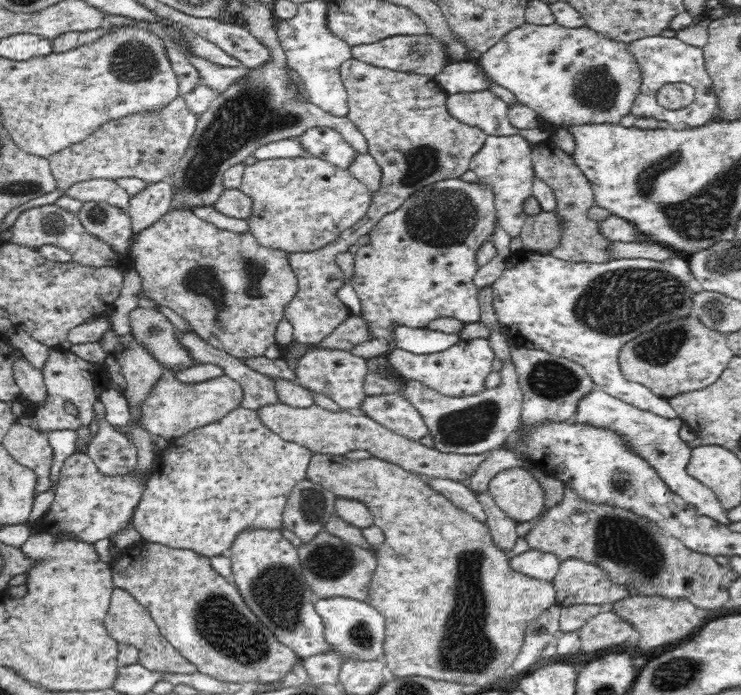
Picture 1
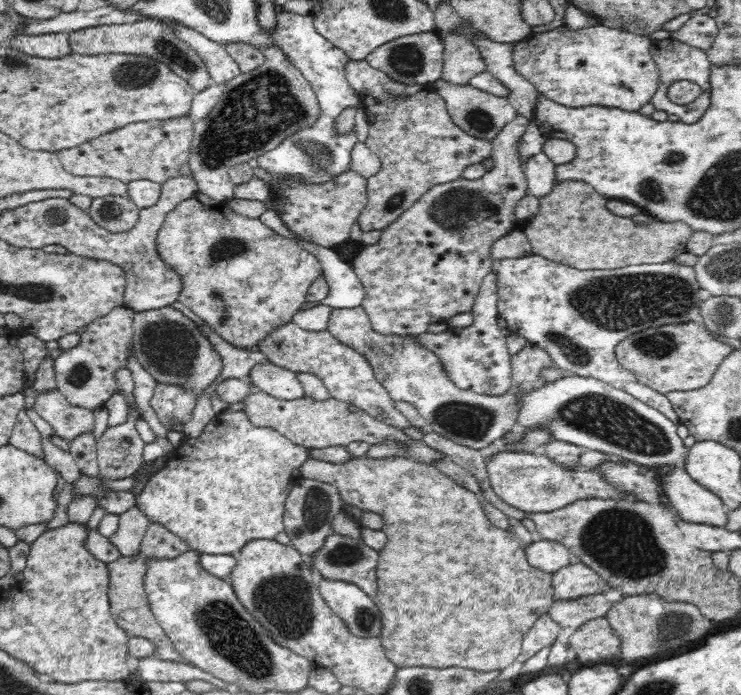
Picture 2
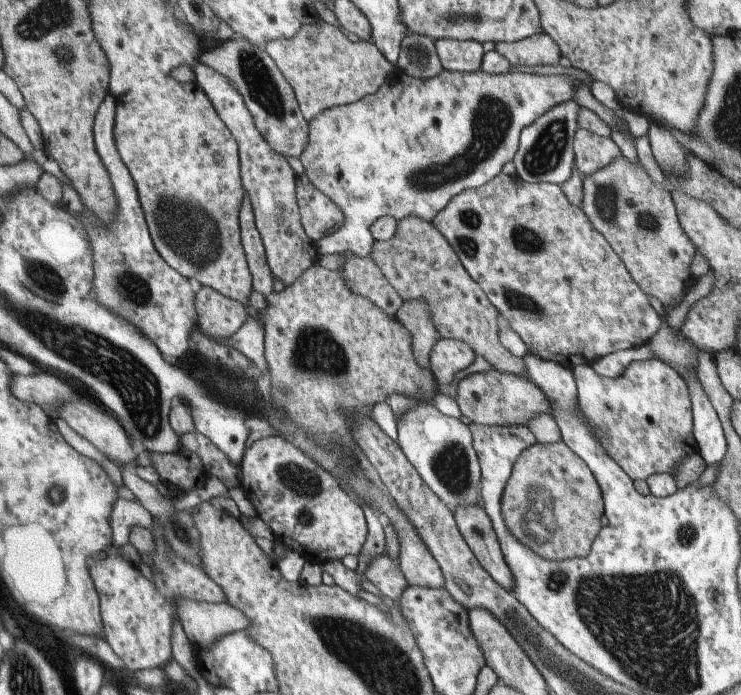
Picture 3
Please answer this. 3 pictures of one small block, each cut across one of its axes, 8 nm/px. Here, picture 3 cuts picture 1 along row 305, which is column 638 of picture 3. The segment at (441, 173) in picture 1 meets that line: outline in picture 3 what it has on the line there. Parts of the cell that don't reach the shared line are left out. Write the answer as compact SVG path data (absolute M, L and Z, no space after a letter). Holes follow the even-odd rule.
M497 173L491 180L481 184L477 188L469 188L452 196L452 199L433 217L433 228L447 240L453 252L457 255L459 262L465 272L481 288L487 300L495 307L500 320L506 323L513 332L517 332L523 344L531 355L538 356L541 360L556 362L558 365L571 369L577 365L587 365L601 356L613 354L620 350L629 350L633 346L645 344L659 328L665 324L664 315L659 316L651 307L645 294L639 290L627 272L625 265L613 252L609 243L591 226L589 219L583 214L580 208L575 208L565 198L560 185L553 183L527 183L515 175Z

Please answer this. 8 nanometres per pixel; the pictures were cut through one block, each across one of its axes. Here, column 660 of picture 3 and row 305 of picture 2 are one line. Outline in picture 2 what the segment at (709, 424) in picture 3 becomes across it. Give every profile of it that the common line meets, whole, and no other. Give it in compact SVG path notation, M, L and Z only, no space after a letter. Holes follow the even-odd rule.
M267 210L267 212L263 213L259 217L265 225L272 228L274 231L276 231L276 233L288 238L288 240L295 241L303 249L307 249L312 254L319 257L323 268L323 276L328 284L328 295L326 298L321 300L320 304L328 305L333 309L356 308L357 306L361 306L361 302L365 297L364 285L358 278L353 265L338 256L338 253L334 250L334 248L326 248L325 246L320 246L315 242L311 242L311 240L299 238L299 236L297 236L293 230L289 229L289 226L287 226L285 220L281 219L281 216L277 211Z

